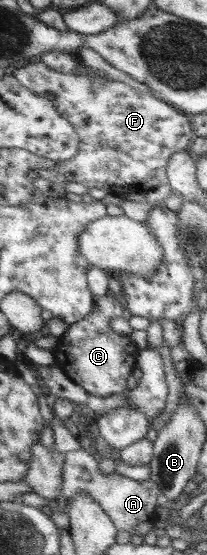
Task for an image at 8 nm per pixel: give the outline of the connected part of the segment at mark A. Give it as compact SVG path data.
M72 450L64 452L63 455L63 486L59 487L63 500L69 503L75 494L87 492L87 496L101 506L101 510L107 514L117 531L125 531L129 535L136 534L143 538L147 531L154 528L155 502L160 491L151 479L137 481L115 472L102 474L95 458L91 456L91 450Z

